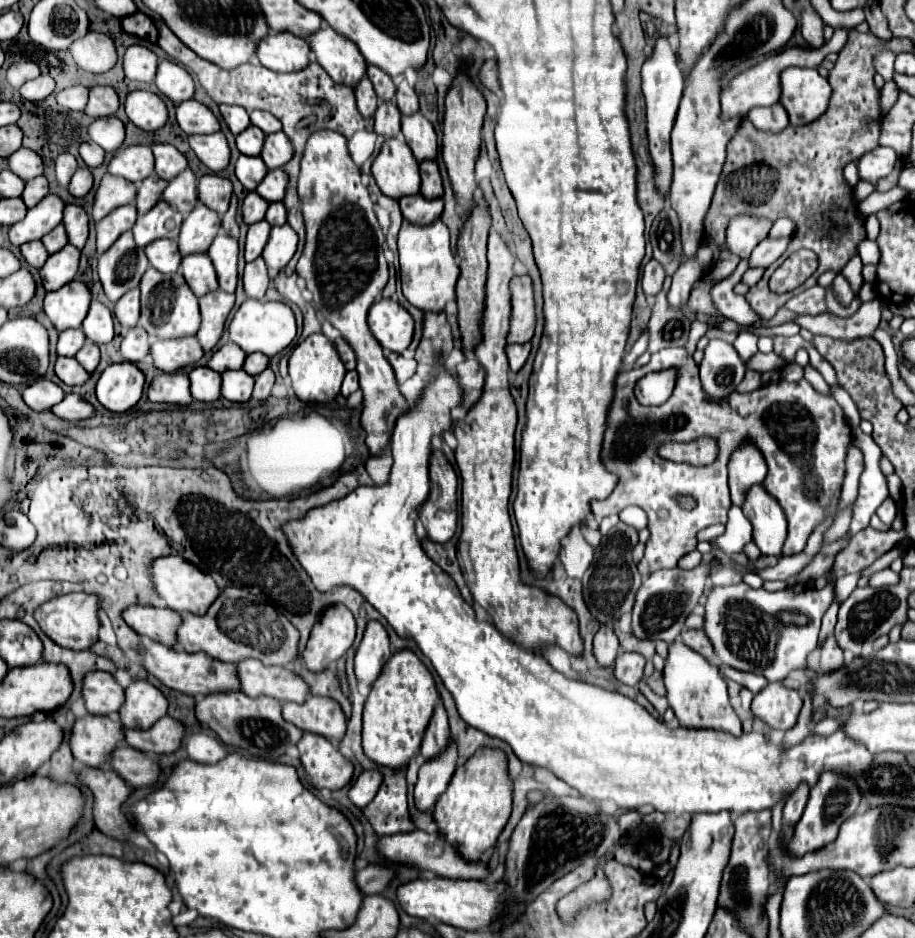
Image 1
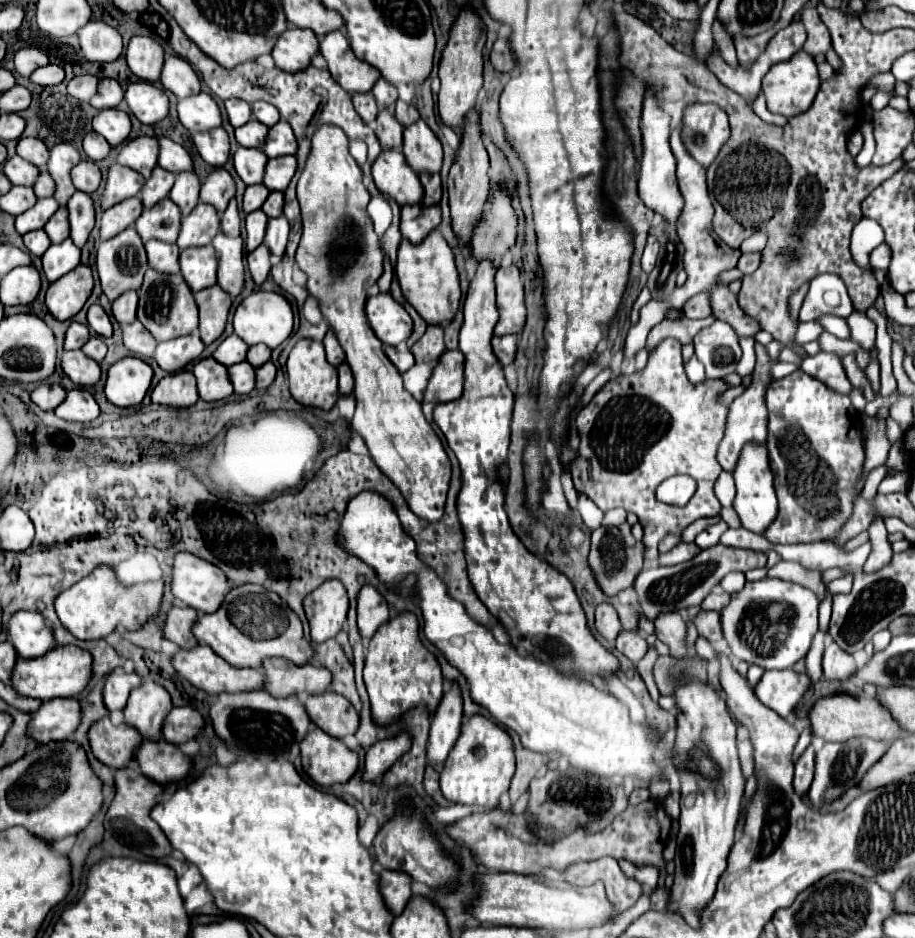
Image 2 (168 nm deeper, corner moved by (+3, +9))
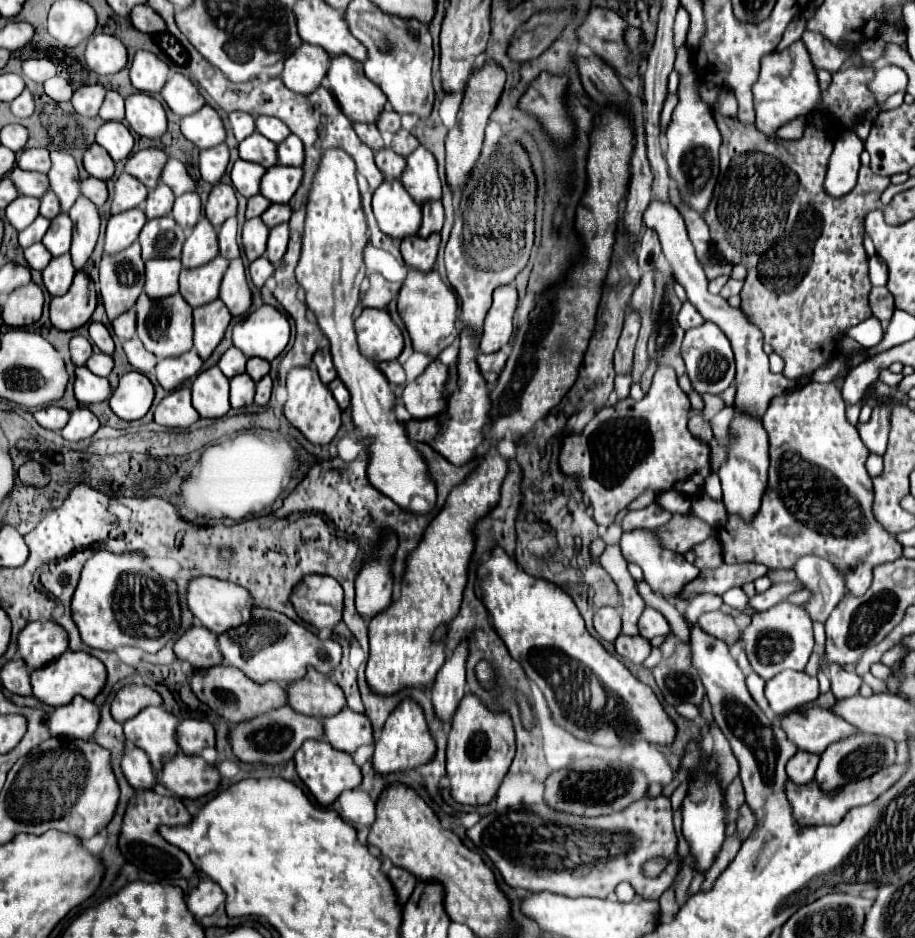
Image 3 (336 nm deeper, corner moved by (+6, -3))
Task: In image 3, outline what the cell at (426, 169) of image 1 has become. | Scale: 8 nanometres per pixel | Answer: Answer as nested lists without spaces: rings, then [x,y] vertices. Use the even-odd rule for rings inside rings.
[[[427,201],[423,207],[423,223],[417,235],[421,235],[423,239],[429,237],[431,233],[439,233],[443,227],[443,205],[441,201]]]

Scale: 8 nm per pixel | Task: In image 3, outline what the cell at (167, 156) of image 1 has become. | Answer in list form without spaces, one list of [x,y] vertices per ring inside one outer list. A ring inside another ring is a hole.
[[[177,159],[167,161],[167,167],[161,173],[161,181],[167,187],[171,187],[175,197],[179,197],[183,193],[189,193],[189,191],[195,191],[195,181],[189,177],[185,165],[181,161],[177,161]]]

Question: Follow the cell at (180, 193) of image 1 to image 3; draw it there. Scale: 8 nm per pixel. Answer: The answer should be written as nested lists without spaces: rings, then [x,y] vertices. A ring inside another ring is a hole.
[[[185,193],[175,199],[173,205],[173,219],[183,227],[183,231],[191,233],[191,229],[201,219],[201,199],[197,193]]]

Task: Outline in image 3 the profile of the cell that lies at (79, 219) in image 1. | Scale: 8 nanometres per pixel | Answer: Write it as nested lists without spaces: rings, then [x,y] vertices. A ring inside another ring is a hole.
[[[79,197],[69,211],[69,217],[75,227],[71,261],[73,261],[73,267],[79,271],[95,249],[95,243],[99,237],[99,213],[97,213],[97,207],[87,197]]]

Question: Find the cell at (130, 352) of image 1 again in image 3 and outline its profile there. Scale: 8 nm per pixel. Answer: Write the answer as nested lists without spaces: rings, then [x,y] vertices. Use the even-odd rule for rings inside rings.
[[[139,337],[125,341],[125,343],[123,343],[123,349],[125,349],[125,353],[127,353],[129,363],[131,363],[133,369],[137,369],[139,373],[145,373],[145,375],[147,375],[147,373],[151,373],[151,371],[155,369],[157,357],[151,355],[151,353],[143,347],[143,343],[139,343]]]

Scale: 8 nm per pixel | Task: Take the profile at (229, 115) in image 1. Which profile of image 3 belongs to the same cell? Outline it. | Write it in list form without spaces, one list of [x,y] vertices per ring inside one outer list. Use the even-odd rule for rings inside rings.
[[[231,113],[229,121],[231,121],[237,141],[243,141],[245,137],[253,135],[253,131],[255,131],[255,119],[249,113]]]

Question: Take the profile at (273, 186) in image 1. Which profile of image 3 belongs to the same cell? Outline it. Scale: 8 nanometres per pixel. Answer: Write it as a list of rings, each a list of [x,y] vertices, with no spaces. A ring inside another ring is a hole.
[[[275,165],[261,179],[261,195],[271,203],[289,203],[303,179],[301,167]]]

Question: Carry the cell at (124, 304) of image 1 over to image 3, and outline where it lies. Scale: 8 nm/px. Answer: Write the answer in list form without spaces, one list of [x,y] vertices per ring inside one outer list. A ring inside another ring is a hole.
[[[131,307],[129,311],[125,311],[123,315],[119,315],[119,319],[115,319],[111,325],[113,325],[113,331],[115,335],[125,341],[125,339],[135,339],[137,336],[136,333],[136,321],[137,315],[135,307]]]

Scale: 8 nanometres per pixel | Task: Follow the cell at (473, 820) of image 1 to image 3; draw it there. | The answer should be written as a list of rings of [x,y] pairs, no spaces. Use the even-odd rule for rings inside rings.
[[[467,693],[455,709],[447,739],[447,775],[451,779],[451,795],[455,801],[465,805],[489,803],[509,771],[513,757],[515,729],[509,713],[489,711],[479,697]]]

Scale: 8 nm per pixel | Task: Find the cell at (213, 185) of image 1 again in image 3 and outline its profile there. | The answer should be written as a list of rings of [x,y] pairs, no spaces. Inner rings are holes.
[[[217,183],[213,187],[213,191],[209,193],[209,201],[205,205],[205,215],[213,223],[215,229],[219,229],[229,217],[235,217],[237,215],[235,189],[225,183]]]

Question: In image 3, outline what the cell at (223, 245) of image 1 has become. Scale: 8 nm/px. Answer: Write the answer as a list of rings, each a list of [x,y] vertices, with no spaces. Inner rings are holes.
[[[241,259],[231,261],[231,265],[223,277],[219,297],[227,305],[231,315],[235,315],[235,317],[243,315],[251,307],[251,289],[247,285],[245,267],[243,267]]]

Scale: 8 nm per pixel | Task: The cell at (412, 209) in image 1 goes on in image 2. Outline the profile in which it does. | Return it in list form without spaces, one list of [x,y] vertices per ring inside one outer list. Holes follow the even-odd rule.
[[[422,203],[416,205],[406,205],[402,207],[402,221],[400,221],[400,231],[410,243],[420,243],[428,231],[440,225],[440,207],[432,205],[426,207]]]

